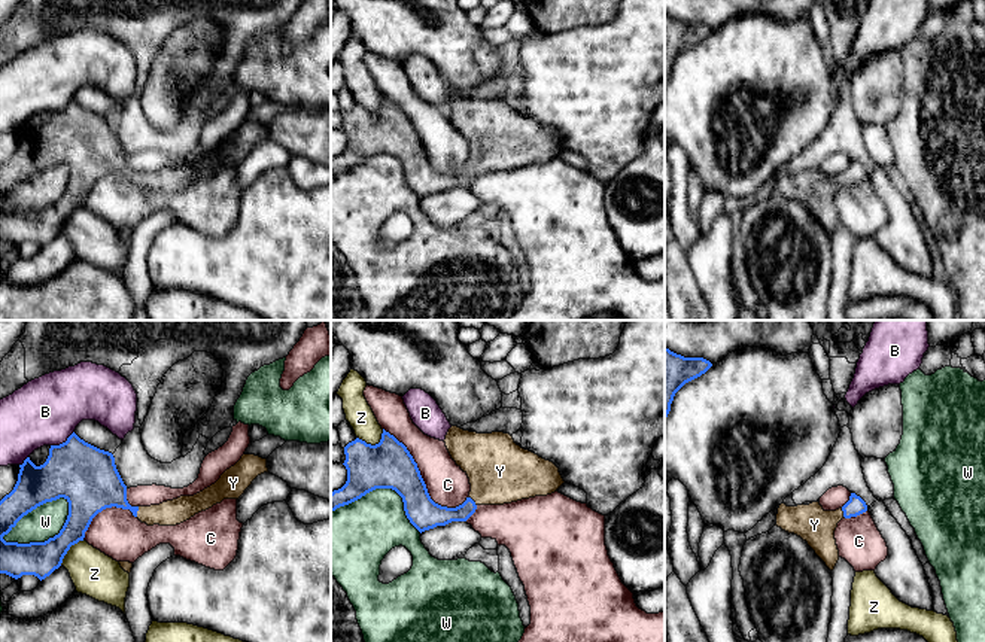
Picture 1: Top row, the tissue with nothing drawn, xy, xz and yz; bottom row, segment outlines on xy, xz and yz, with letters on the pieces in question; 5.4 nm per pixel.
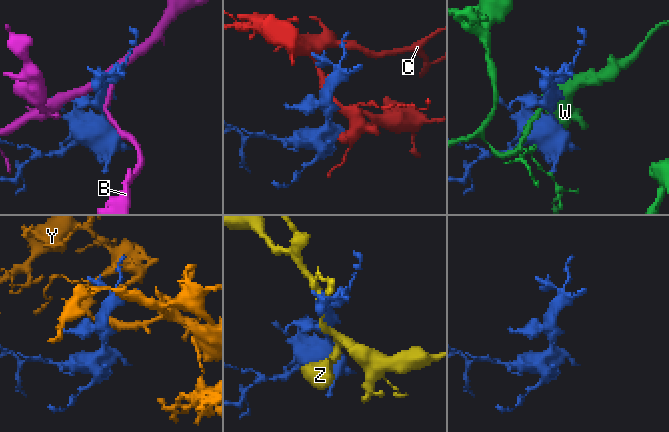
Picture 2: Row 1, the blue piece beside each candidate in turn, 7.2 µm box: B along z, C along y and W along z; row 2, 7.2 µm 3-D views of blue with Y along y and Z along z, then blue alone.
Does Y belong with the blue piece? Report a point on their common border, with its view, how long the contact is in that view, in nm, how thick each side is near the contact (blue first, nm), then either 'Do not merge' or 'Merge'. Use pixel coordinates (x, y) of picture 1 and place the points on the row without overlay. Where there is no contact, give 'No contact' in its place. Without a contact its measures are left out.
Touches blue at xy (137, 176). Shared border 60 nm. Thickness 260 nm (blue) against 140 nm. Merge

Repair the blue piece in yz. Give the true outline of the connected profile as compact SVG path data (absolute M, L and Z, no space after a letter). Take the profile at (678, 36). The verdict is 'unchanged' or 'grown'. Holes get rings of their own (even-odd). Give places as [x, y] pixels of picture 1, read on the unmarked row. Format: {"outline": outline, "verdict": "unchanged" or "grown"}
{"outline": "M665 13L665 86L675 60L688 48L705 40L712 30L703 24L684 24Z", "verdict": "unchanged"}

